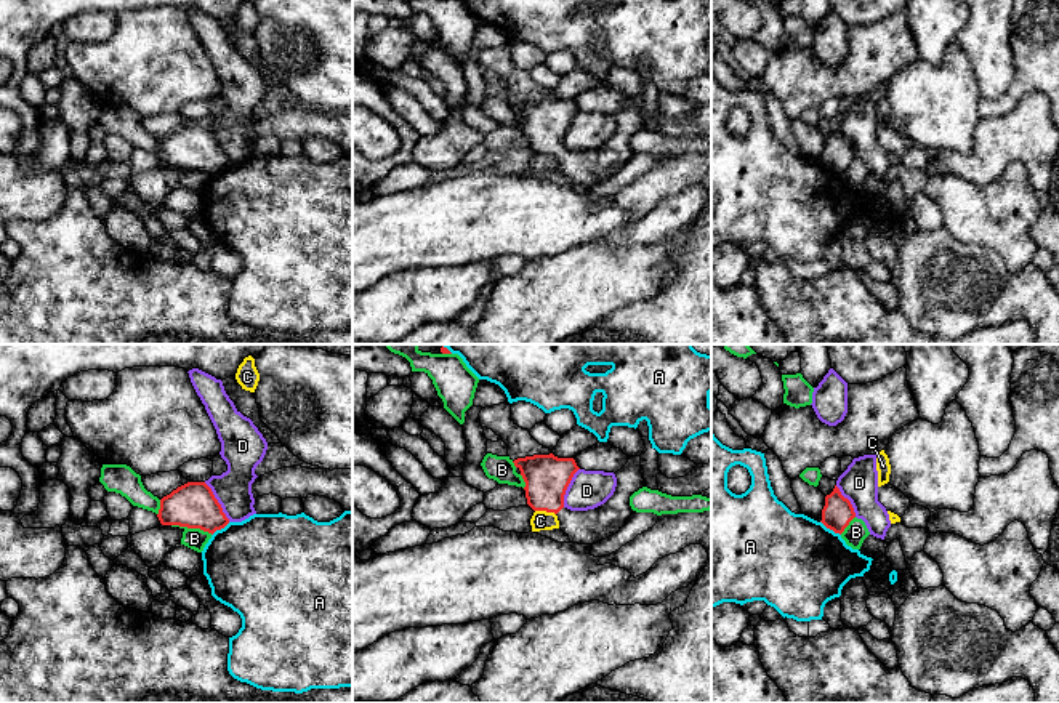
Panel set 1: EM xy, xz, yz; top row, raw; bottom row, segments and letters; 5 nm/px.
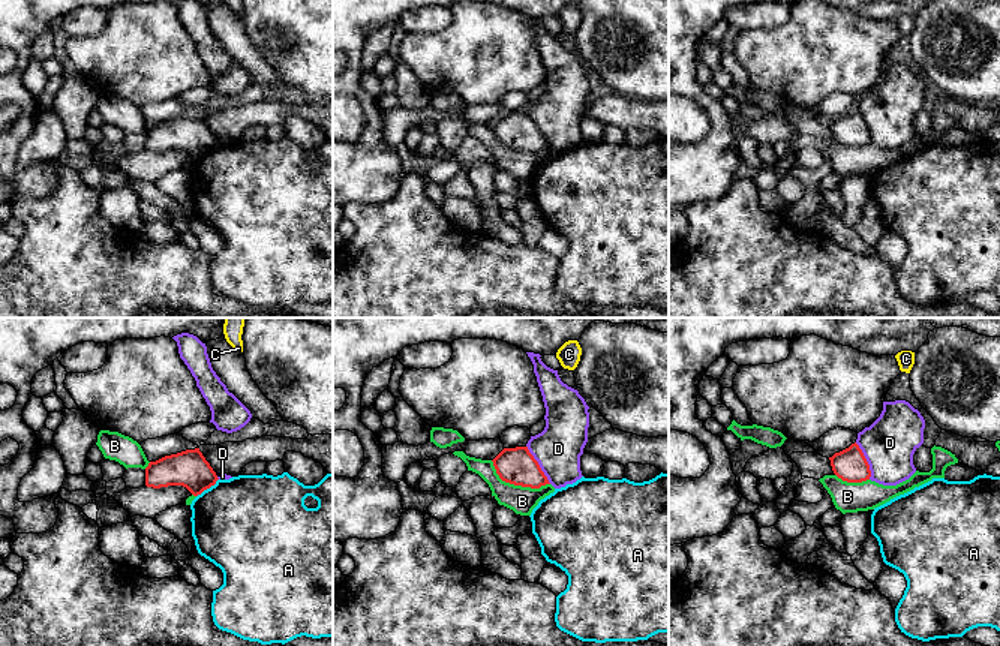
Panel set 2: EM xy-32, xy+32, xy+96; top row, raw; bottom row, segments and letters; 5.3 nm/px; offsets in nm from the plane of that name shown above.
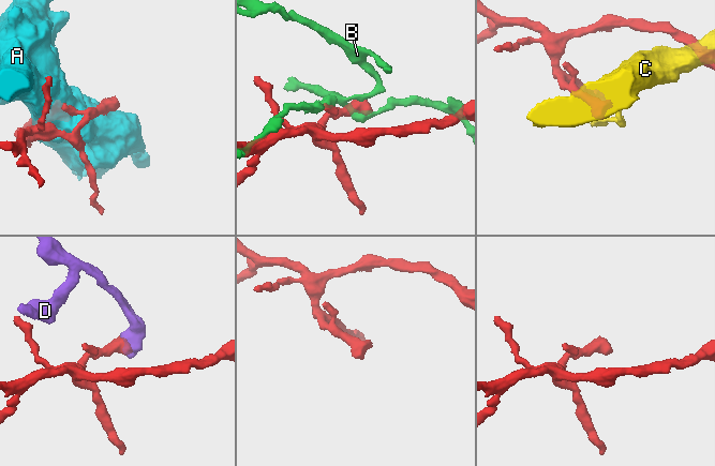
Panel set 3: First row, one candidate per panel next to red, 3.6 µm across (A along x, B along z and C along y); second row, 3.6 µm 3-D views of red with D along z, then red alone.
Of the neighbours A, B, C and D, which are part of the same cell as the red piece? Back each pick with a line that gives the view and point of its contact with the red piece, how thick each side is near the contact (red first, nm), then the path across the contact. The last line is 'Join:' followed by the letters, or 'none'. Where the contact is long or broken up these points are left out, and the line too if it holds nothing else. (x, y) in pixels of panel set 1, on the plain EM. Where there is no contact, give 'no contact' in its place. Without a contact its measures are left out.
Join: none

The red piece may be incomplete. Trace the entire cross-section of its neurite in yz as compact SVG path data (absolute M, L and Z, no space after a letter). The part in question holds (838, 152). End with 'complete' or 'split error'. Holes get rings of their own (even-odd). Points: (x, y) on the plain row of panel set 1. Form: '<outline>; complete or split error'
M835 127L833 133L825 138L820 163L827 170L841 176L854 159L856 154L851 143L844 139L840 130Z; complete

